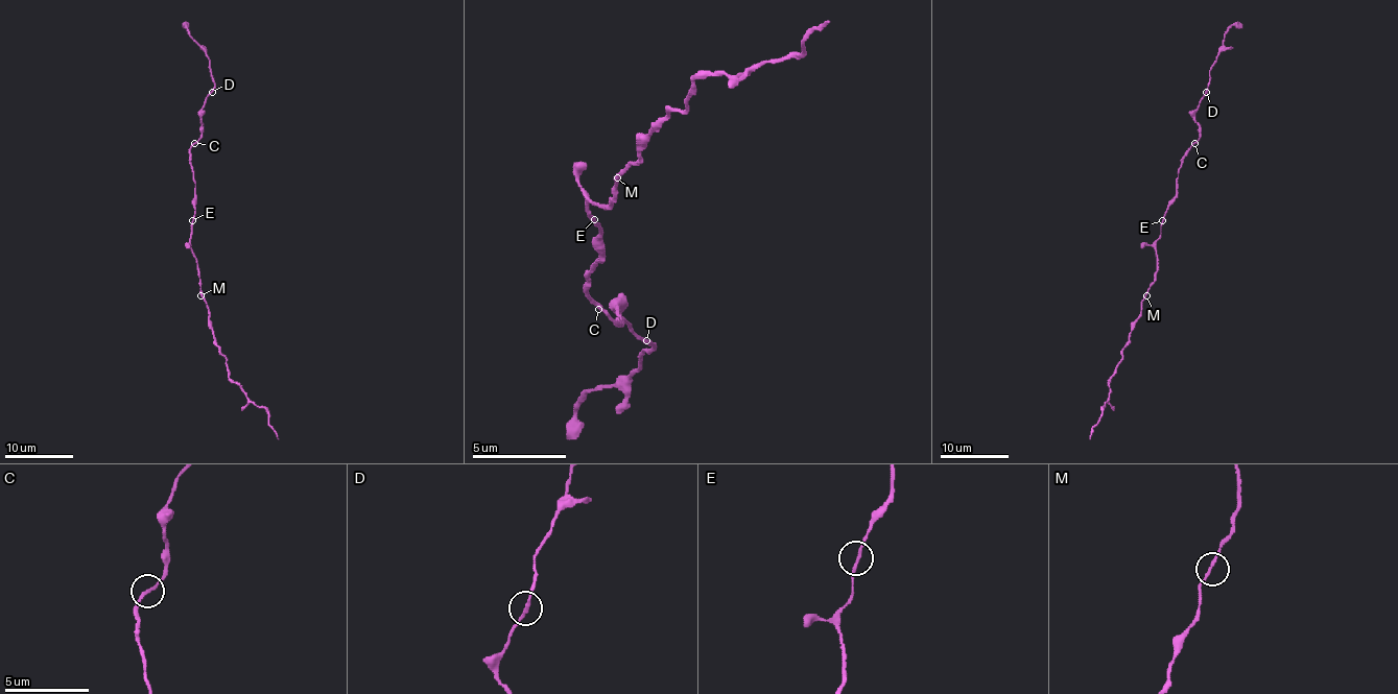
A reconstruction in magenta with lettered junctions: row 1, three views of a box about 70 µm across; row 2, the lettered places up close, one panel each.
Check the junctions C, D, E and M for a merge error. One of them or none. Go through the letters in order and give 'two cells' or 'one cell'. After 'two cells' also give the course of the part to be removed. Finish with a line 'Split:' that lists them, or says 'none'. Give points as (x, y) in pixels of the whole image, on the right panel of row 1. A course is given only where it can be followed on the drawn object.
C: one cell
D: one cell
E: one cell
M: one cell
Split: none

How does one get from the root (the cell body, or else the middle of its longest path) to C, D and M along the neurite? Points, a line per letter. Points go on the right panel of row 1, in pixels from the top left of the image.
C: (1160, 232), (1167, 205), (1176, 194), (1181, 159), (1194, 143)
D: (1160, 232), (1167, 205), (1176, 194), (1181, 159), (1200, 137), (1194, 111), (1206, 92)
M: (1160, 232), (1155, 244), (1155, 282), (1146, 295)

